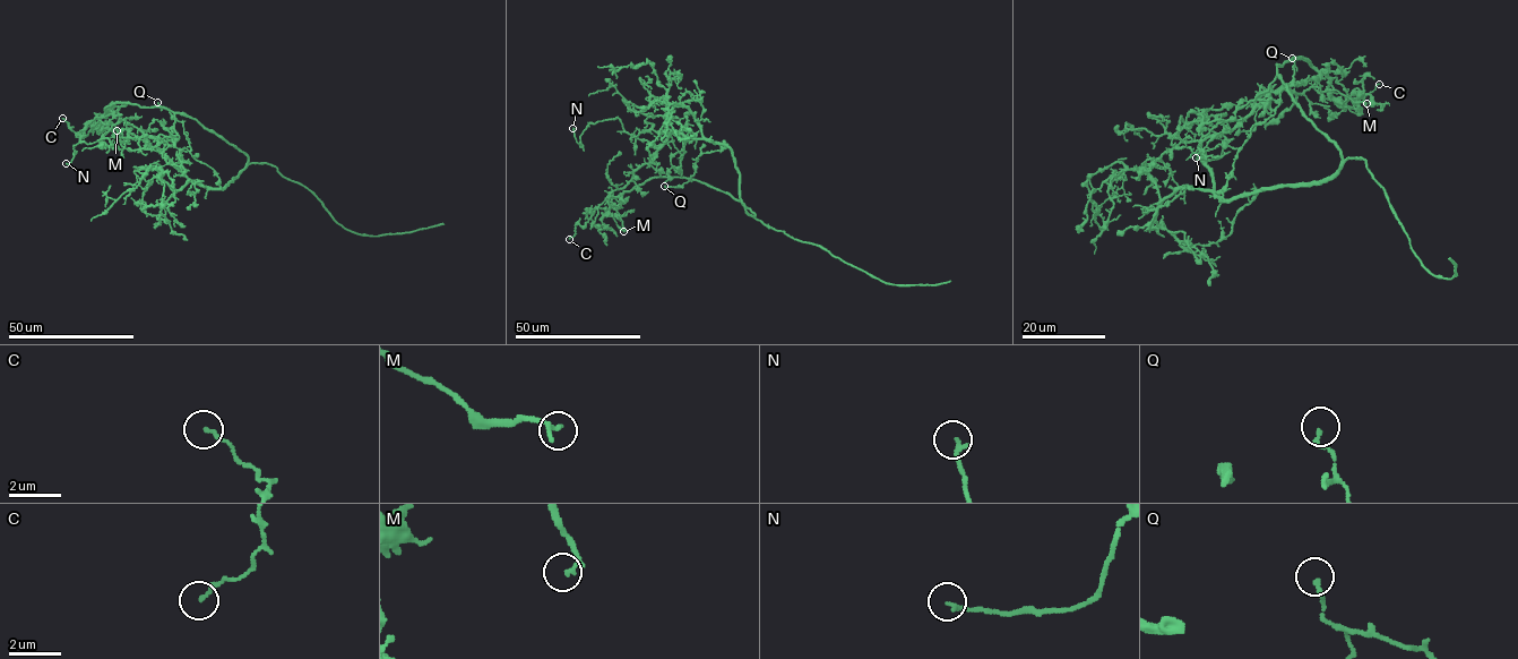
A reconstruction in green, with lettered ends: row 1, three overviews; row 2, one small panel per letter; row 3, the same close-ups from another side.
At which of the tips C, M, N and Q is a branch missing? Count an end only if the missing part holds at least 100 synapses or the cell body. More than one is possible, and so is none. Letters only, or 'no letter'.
no letter

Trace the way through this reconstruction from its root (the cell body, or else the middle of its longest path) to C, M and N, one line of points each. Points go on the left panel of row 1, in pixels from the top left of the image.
C: (239, 174), (248, 161), (242, 152), (195, 119), (165, 108), (114, 103), (79, 133), (72, 131), (62, 118)
M: (239, 174), (222, 188), (191, 182), (136, 127), (124, 120), (105, 125), (100, 119), (111, 121), (117, 130)
N: (239, 174), (222, 188), (207, 188), (130, 137), (79, 142), (66, 163)

